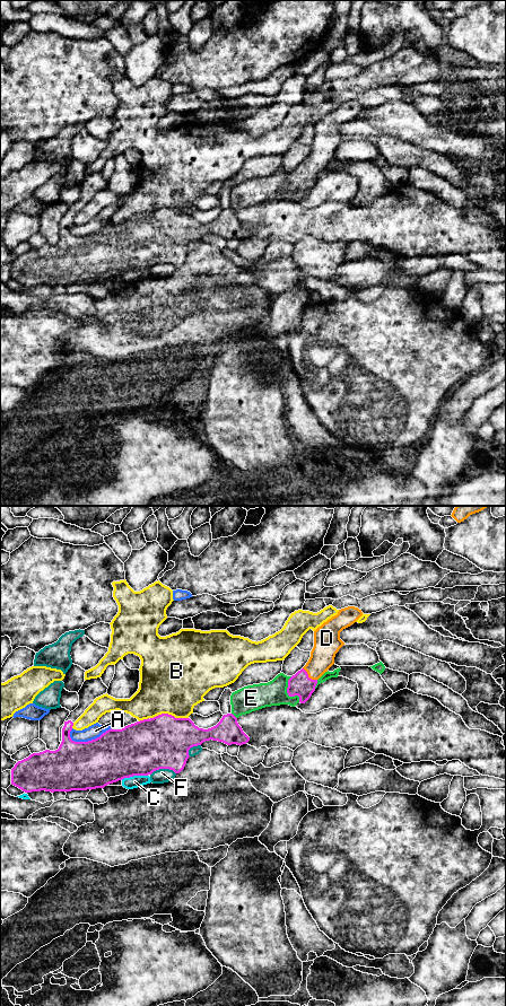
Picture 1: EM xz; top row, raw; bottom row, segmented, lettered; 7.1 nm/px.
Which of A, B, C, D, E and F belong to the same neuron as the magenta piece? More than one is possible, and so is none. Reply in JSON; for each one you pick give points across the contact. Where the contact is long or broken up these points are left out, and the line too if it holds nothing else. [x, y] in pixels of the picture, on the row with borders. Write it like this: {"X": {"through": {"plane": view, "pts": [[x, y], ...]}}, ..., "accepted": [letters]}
{"D": {"through": {"plane": "xz", "pts": [[299, 684], [307, 676], [322, 656]]}}, "accepted": ["D"]}

